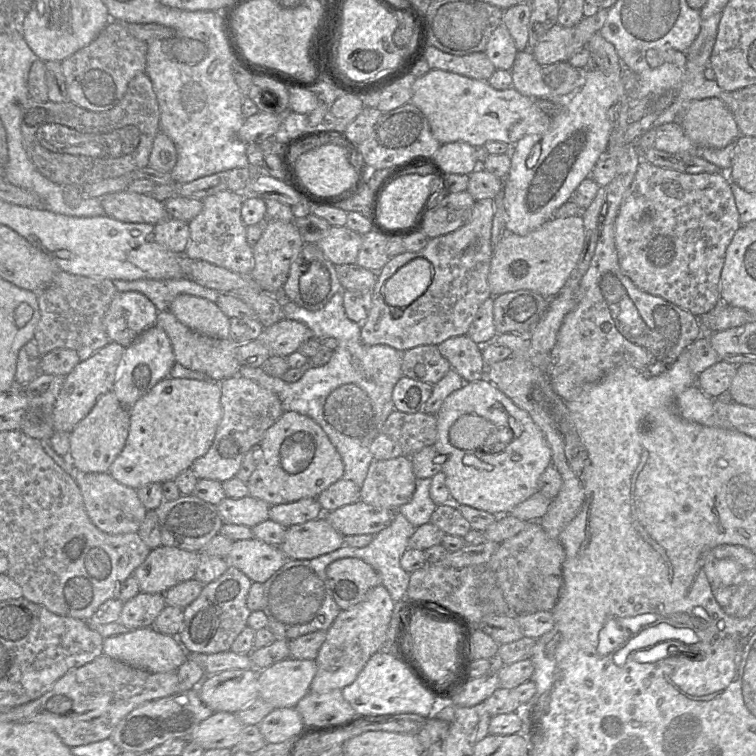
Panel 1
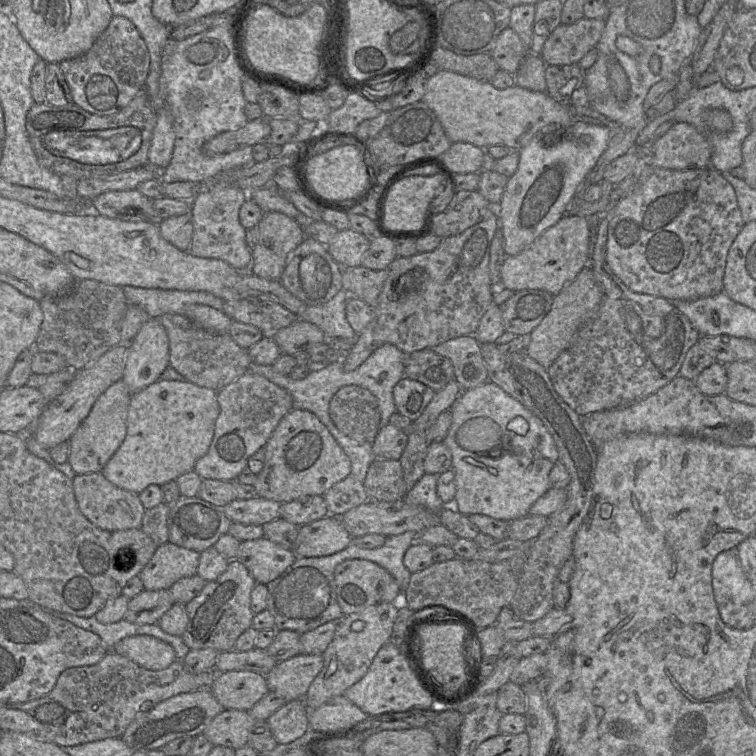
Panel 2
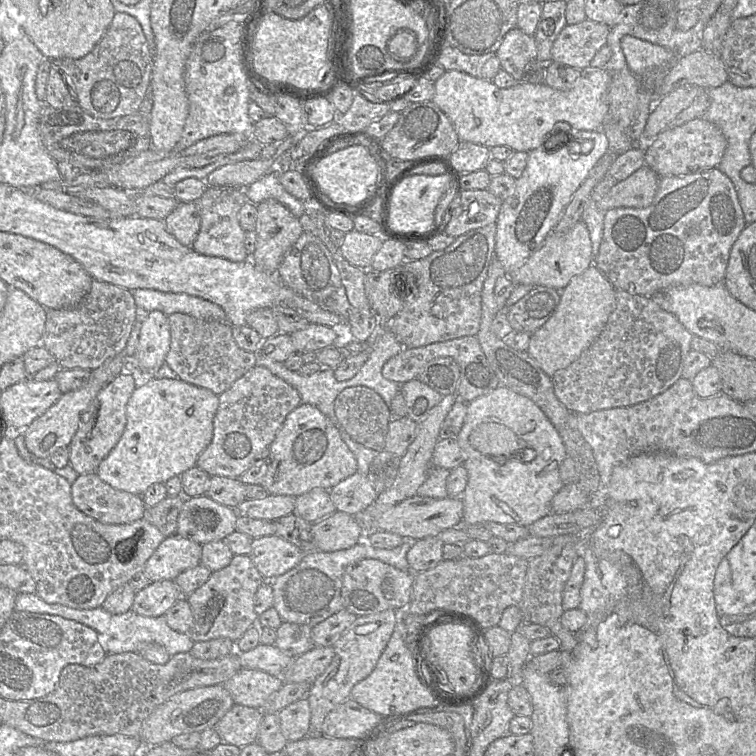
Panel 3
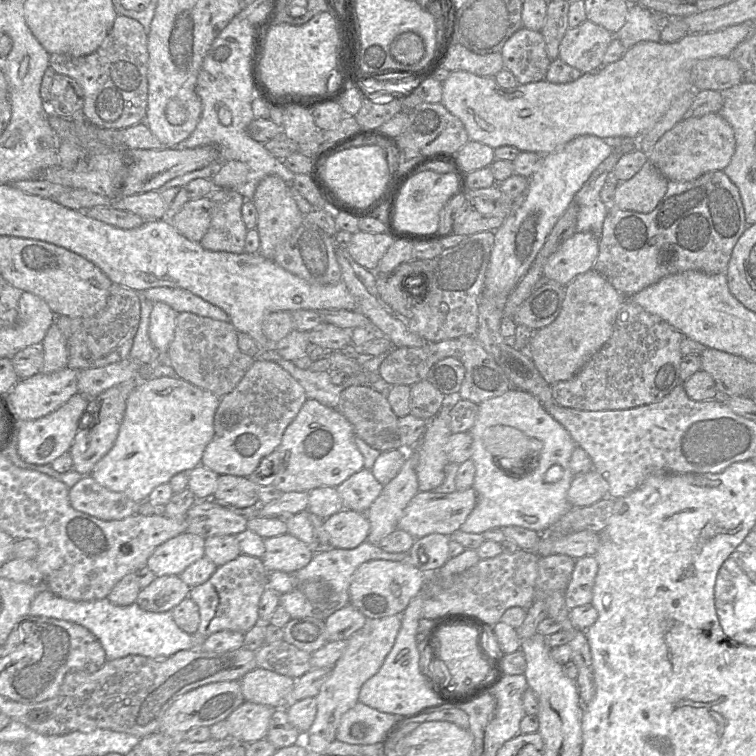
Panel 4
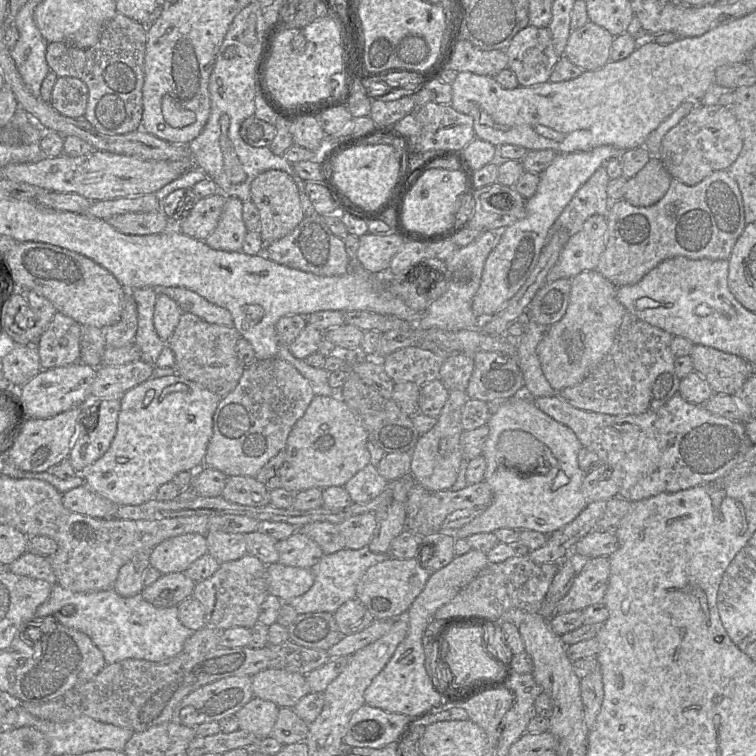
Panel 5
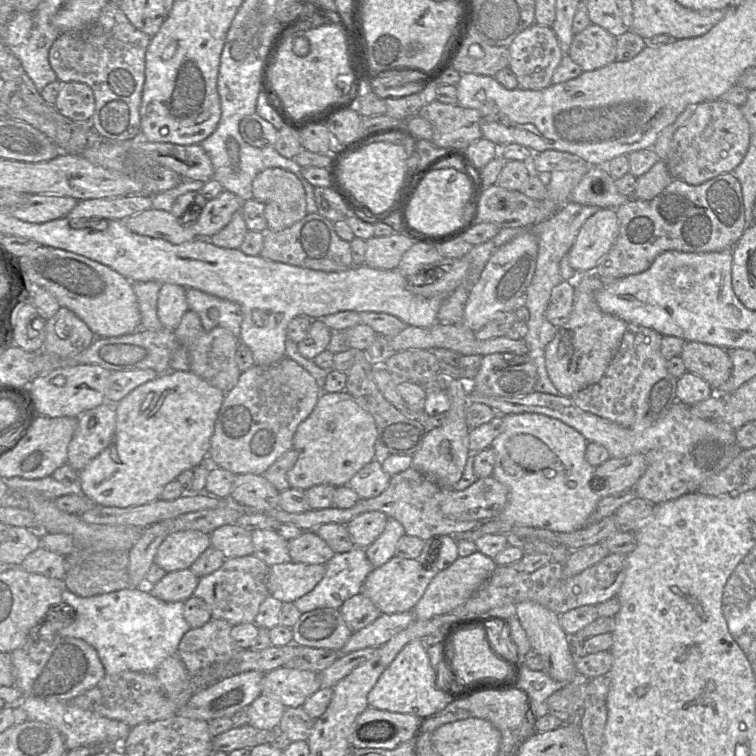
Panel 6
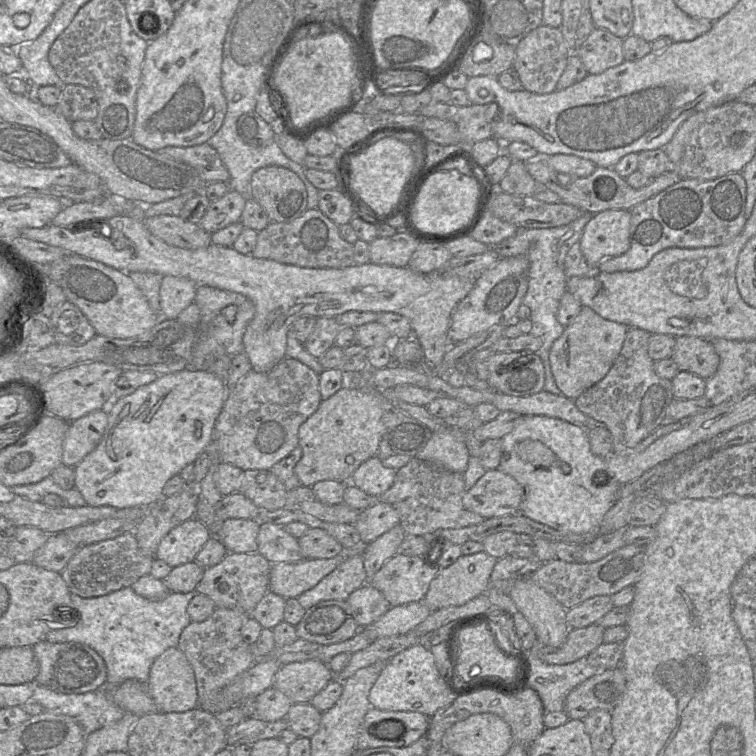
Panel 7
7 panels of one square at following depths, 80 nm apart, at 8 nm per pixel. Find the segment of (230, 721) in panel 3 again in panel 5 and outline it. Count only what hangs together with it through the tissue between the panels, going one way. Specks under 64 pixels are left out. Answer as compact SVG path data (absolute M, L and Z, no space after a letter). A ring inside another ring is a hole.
M253 697L234 715L238 718L240 730L267 738L272 734L279 709L271 701Z

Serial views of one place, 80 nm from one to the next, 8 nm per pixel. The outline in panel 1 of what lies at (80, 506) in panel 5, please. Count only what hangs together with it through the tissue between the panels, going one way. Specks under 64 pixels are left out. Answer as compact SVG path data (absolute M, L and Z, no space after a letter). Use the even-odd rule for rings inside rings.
M75 471L72 475L81 491L87 515L98 529L115 535L138 531L148 510L139 500L137 490L121 484L108 472Z

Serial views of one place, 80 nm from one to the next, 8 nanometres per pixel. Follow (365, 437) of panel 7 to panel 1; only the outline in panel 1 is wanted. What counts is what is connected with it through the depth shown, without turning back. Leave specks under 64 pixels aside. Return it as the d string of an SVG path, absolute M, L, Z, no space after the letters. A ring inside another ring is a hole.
M295 411L284 412L264 433L255 469L246 482L249 495L277 505L317 496L344 475L342 458L322 427Z

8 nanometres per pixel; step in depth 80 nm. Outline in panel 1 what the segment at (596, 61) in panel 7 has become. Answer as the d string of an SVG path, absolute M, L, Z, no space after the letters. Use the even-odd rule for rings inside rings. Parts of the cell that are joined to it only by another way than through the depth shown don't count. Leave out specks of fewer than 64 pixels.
M600 8L596 14L582 18L582 20L575 26L564 27L560 24L555 24L539 39L536 46L534 48L530 48L529 50L542 67L555 62L568 61L576 51L587 45L589 39L595 33L600 31L606 22L606 19L607 9Z

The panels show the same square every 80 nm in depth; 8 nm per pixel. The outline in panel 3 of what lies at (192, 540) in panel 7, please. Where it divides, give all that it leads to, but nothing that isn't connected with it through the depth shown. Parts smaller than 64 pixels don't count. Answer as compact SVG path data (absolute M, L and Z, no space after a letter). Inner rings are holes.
M176 534L166 537L144 566L145 574L152 582L174 580L183 571L201 563L202 545Z

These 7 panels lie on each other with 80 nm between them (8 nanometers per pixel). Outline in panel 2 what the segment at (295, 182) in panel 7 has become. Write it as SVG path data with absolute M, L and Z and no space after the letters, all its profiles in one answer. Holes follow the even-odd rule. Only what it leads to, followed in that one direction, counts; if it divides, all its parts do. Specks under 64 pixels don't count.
M278 211L263 212L257 225L259 240L252 250L250 271L262 278L280 280L288 259L305 238L303 228Z

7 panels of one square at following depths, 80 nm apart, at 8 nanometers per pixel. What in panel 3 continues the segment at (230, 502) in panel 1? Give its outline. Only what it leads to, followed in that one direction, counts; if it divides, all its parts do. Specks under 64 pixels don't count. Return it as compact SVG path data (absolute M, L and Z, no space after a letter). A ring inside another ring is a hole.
M268 495L263 499L246 499L236 511L239 516L276 521L293 513L295 498L288 495Z

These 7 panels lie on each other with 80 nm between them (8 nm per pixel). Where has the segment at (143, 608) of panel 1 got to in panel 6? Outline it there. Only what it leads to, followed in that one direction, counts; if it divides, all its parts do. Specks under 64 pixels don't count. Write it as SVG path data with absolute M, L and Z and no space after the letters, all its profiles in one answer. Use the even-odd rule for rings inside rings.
M190 568L168 572L152 586L147 586L149 592L165 602L186 601L193 596L199 577Z

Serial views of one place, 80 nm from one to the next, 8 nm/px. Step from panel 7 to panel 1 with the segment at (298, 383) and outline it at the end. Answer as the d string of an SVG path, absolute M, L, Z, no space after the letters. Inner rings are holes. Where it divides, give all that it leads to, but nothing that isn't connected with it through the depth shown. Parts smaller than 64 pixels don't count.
M240 375L220 382L222 418L209 450L197 458L190 469L198 479L224 482L236 476L245 453L262 440L264 433L284 413L278 396Z

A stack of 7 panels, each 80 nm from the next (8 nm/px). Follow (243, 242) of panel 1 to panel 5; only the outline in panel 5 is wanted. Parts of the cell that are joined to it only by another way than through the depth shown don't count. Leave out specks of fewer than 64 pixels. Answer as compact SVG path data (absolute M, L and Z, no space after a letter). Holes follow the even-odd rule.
M228 197L217 227L204 240L215 250L242 251L248 230L242 217L243 202L236 197Z

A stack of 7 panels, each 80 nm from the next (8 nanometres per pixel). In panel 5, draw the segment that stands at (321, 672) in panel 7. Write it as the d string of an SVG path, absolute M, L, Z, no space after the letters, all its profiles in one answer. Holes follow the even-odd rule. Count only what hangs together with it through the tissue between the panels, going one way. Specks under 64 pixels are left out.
M264 669L252 676L254 697L275 703L279 708L293 708L310 693L306 676L281 669Z

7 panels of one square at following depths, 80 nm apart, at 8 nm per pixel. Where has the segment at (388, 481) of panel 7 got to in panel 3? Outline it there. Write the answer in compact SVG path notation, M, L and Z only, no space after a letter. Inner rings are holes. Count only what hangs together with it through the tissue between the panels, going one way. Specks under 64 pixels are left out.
M358 471L340 481L329 492L336 510L352 516L356 516L365 510L378 495L370 476Z

